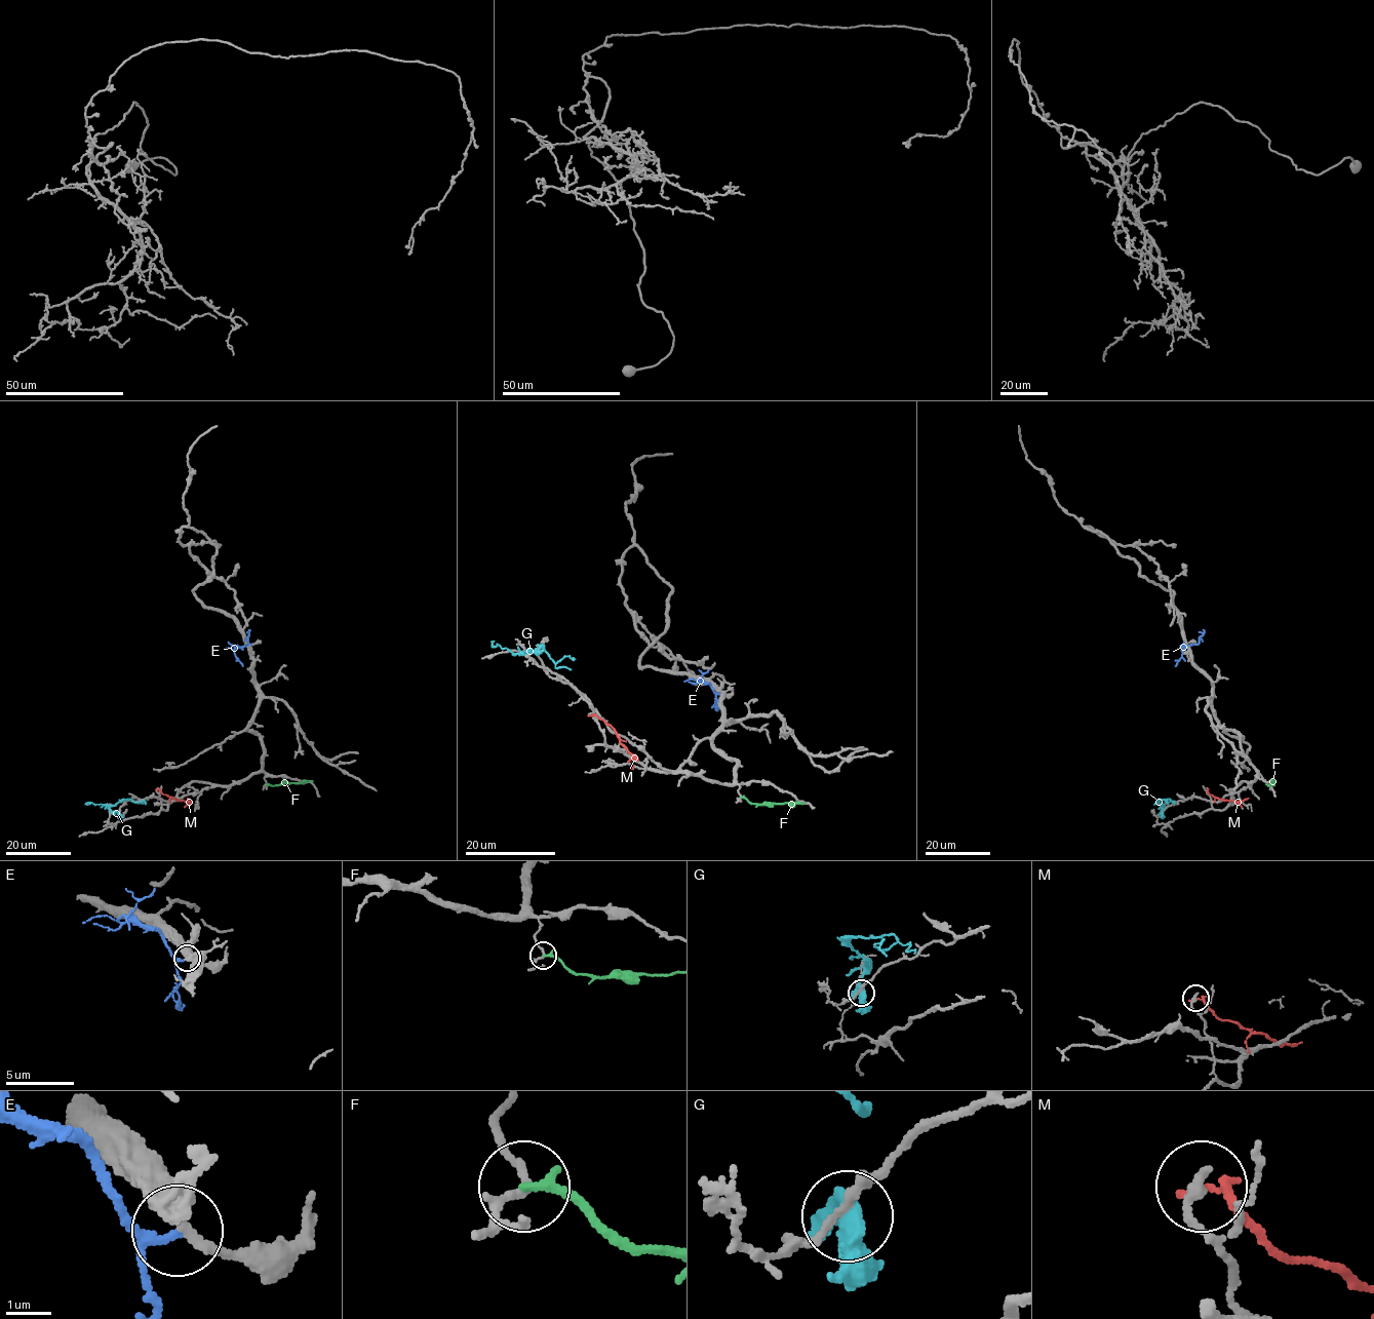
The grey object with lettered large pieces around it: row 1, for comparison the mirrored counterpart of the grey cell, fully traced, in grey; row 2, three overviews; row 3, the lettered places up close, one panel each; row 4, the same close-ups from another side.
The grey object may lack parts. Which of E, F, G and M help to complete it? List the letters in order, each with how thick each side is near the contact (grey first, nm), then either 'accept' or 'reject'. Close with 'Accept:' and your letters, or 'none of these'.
E: calibres 200 and 150 nm; accept
F: calibres 170 and 240 nm; reject
G: calibres 190 and 440 nm; reject
M: calibres 240 and 200 nm; reject
Accept: E

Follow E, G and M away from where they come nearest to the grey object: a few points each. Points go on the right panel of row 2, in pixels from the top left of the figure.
E: (1191, 645), (1184, 647), (1175, 665)
G: (1162, 813), (1161, 800), (1170, 800), (1165, 801), (1168, 805)
M: (1208, 788), (1207, 792), (1221, 800), (1241, 802), (1248, 798)

